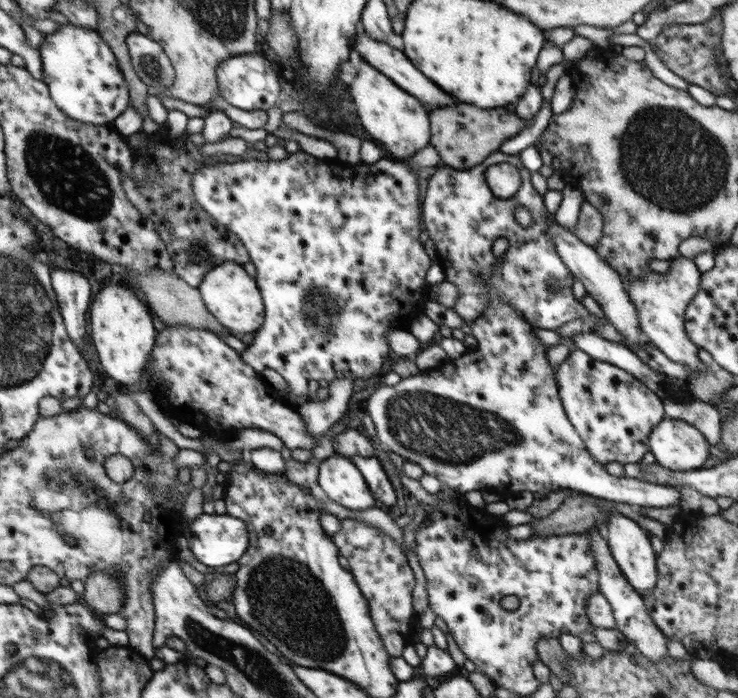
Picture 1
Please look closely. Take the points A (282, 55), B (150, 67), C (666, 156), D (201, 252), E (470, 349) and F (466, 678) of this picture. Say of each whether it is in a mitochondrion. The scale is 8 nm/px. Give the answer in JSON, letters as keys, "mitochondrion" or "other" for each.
{"A":"other","B":"mitochondrion","C":"mitochondrion","D":"mitochondrion","E":"other","F":"other"}

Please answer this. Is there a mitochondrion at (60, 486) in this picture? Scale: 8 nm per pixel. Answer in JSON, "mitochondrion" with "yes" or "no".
{"mitochondrion":"yes"}

